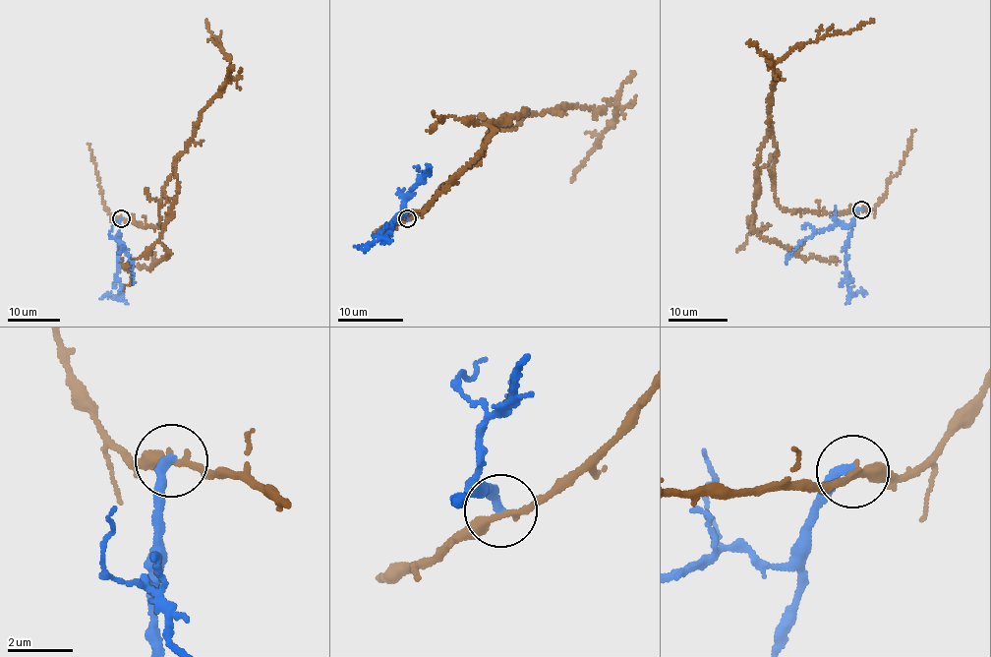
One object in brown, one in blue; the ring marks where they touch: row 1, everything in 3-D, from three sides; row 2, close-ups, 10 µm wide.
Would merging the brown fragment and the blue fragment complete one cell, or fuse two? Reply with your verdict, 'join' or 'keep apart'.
keep apart

